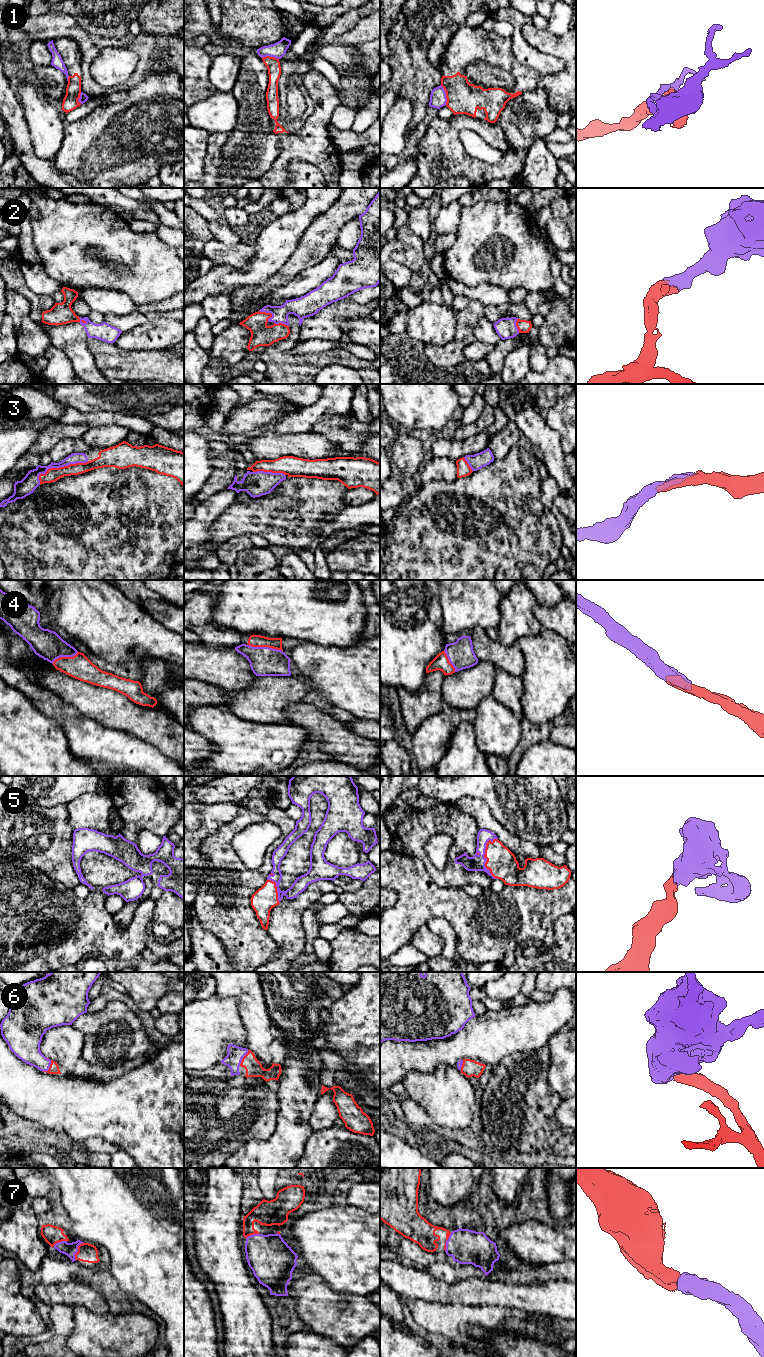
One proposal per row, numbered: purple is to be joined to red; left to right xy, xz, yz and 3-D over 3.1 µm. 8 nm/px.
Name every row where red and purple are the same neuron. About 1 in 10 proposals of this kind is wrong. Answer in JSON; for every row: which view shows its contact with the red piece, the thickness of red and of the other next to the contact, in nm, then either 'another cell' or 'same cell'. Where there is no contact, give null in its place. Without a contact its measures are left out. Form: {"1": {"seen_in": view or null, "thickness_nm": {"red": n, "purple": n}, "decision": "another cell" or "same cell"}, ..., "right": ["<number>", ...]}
{"1": {"seen_in": "yz", "thickness_nm": {"red": 260, "purple": 130}, "decision": "another cell"}, "2": {"seen_in": "xz", "thickness_nm": {"red": 180, "purple": 130}, "decision": "same cell"}, "3": {"seen_in": "xy", "thickness_nm": {"red": 110, "purple": 110}, "decision": "same cell"}, "4": {"seen_in": "xz", "thickness_nm": {"red": 100, "purple": 240}, "decision": "same cell"}, "5": {"seen_in": "yz", "thickness_nm": {"red": 240, "purple": 130}, "decision": "same cell"}, "6": {"seen_in": "xz", "thickness_nm": {"red": 140, "purple": 130}, "decision": "same cell"}, "7": {"seen_in": "xy", "thickness_nm": {"red": 150, "purple": 110}, "decision": "same cell"}, "right": ["2", "3", "4", "5", "6", "7"]}

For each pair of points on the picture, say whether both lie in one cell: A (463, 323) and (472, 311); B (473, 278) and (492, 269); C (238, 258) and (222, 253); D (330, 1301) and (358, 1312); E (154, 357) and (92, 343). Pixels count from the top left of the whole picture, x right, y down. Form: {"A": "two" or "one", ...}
{"A": "one", "B": "one", "C": "one", "D": "one", "E": "one"}

